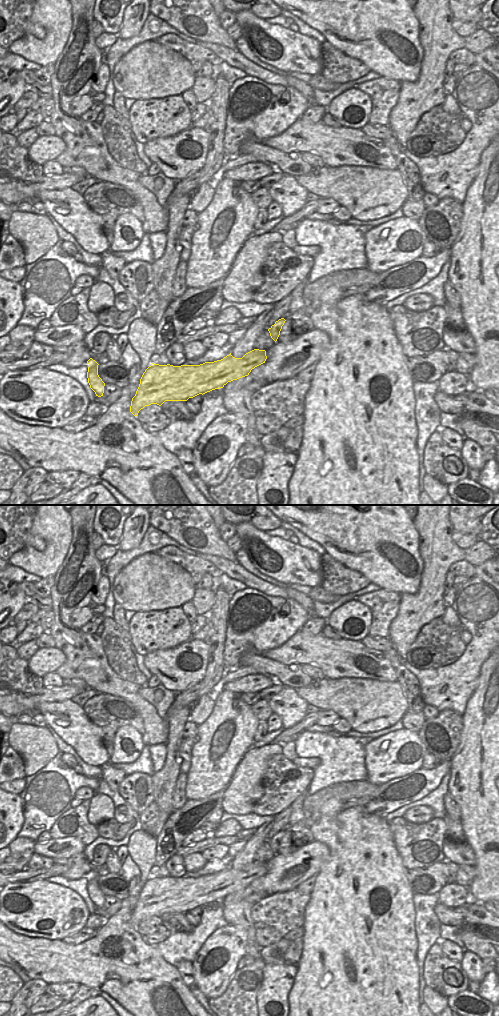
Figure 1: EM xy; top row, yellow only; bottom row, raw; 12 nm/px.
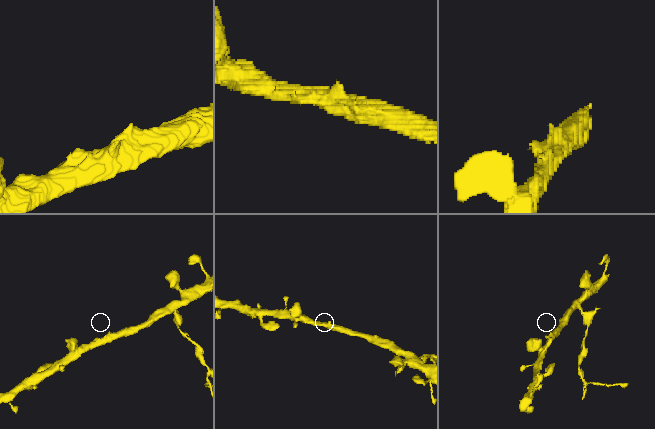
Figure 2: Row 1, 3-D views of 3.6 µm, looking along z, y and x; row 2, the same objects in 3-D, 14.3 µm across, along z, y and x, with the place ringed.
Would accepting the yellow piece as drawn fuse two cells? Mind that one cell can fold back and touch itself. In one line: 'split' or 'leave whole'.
leave whole

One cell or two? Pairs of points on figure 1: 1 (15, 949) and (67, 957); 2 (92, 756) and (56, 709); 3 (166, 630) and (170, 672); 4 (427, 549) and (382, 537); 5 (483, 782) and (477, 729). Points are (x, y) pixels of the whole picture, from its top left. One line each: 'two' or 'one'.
1: one
2: one
3: two
4: two
5: one

